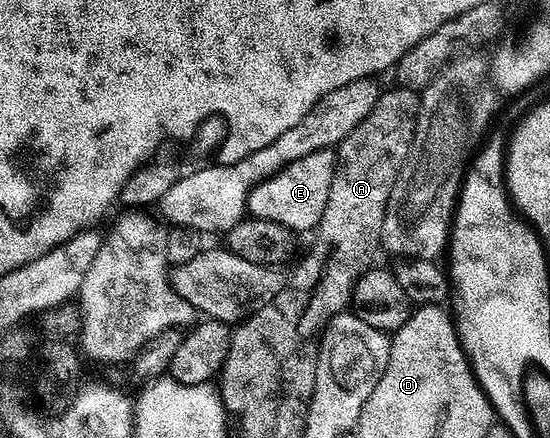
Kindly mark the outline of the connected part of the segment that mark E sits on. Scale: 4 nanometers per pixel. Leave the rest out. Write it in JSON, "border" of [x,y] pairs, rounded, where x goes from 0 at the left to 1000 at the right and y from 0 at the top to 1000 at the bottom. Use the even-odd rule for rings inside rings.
{"border":[[[593,338],[555,352],[555,361],[540,361],[540,370],[531,374],[516,374],[505,393],[469,413],[449,441],[447,482],[462,500],[504,507],[531,532],[564,532],[578,518],[580,502],[591,489],[591,461],[598,461],[598,425],[605,425],[611,363],[611,349]]]}

